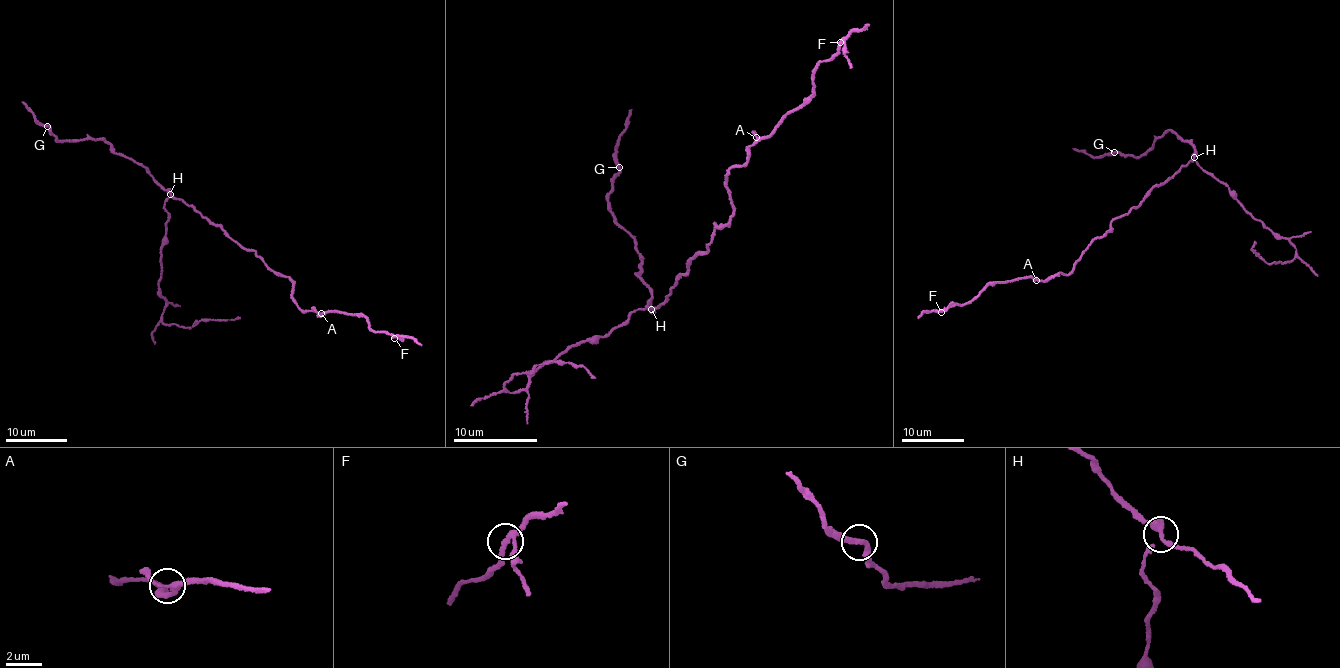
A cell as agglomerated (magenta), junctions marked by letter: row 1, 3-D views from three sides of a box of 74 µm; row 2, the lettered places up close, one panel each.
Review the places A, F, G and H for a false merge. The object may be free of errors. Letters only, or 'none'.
H

